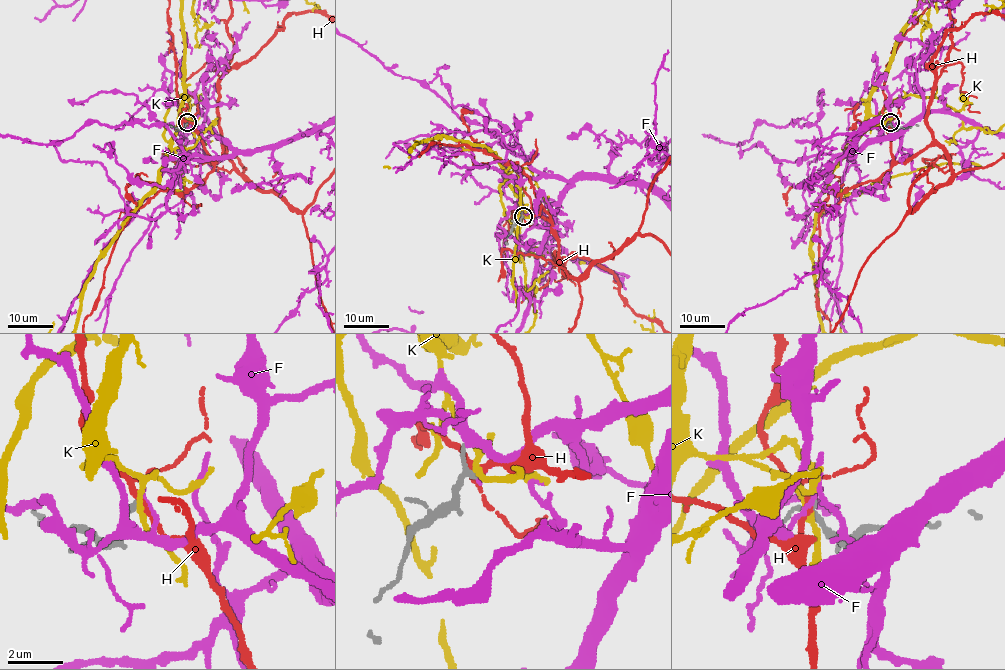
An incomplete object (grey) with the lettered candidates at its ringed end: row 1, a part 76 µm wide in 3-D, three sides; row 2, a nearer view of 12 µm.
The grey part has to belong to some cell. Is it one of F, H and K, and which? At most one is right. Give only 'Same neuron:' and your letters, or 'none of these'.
Same neuron: none of these

